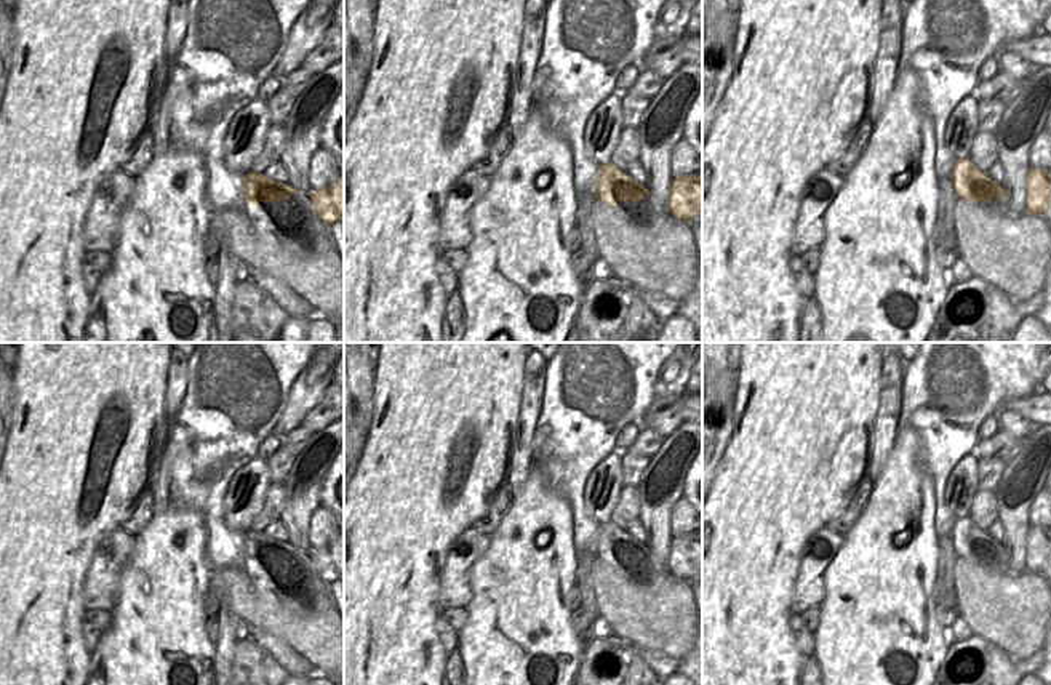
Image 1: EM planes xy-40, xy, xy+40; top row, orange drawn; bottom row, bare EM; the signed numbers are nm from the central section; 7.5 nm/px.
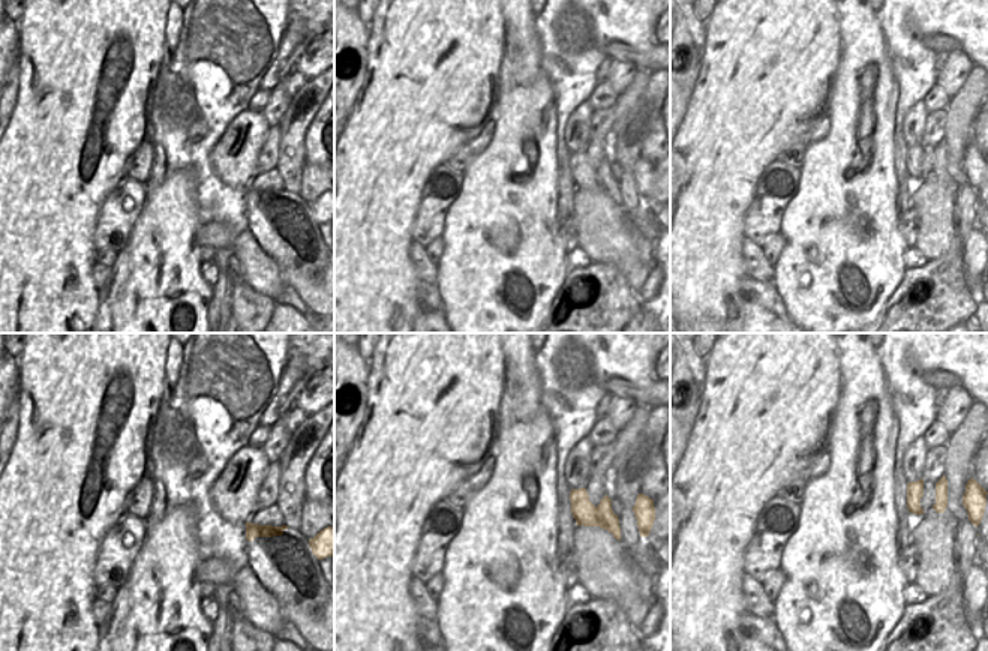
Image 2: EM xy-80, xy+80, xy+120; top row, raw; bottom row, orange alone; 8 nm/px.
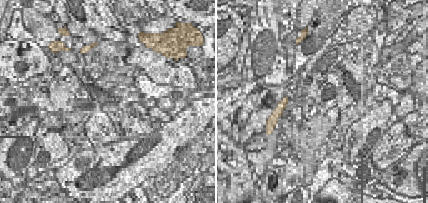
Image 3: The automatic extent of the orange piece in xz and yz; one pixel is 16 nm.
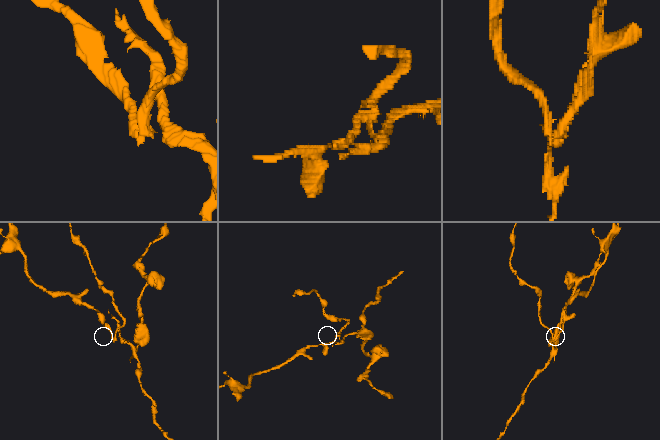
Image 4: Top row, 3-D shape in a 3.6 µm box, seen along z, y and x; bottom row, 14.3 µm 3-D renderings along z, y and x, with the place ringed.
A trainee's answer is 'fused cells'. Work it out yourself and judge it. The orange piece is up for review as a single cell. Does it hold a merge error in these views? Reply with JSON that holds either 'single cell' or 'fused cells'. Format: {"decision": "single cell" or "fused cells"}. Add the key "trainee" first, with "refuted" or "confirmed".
{"trainee": "confirmed", "decision": "fused cells"}

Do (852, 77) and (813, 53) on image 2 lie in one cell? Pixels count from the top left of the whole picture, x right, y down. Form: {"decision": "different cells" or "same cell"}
{"decision": "different cells"}

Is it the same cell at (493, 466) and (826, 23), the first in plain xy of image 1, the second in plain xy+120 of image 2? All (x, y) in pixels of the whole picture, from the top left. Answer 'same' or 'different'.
same

